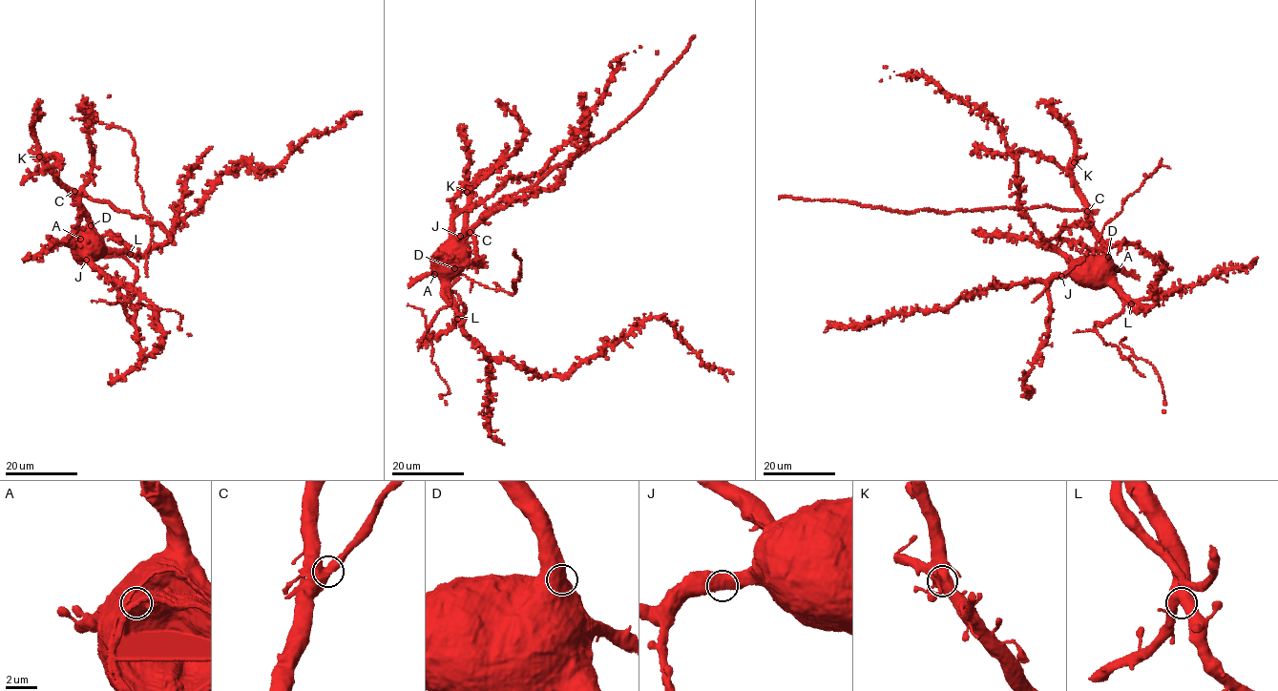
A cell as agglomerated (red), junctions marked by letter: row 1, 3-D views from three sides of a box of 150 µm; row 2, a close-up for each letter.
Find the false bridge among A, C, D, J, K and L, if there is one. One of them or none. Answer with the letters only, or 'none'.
C

